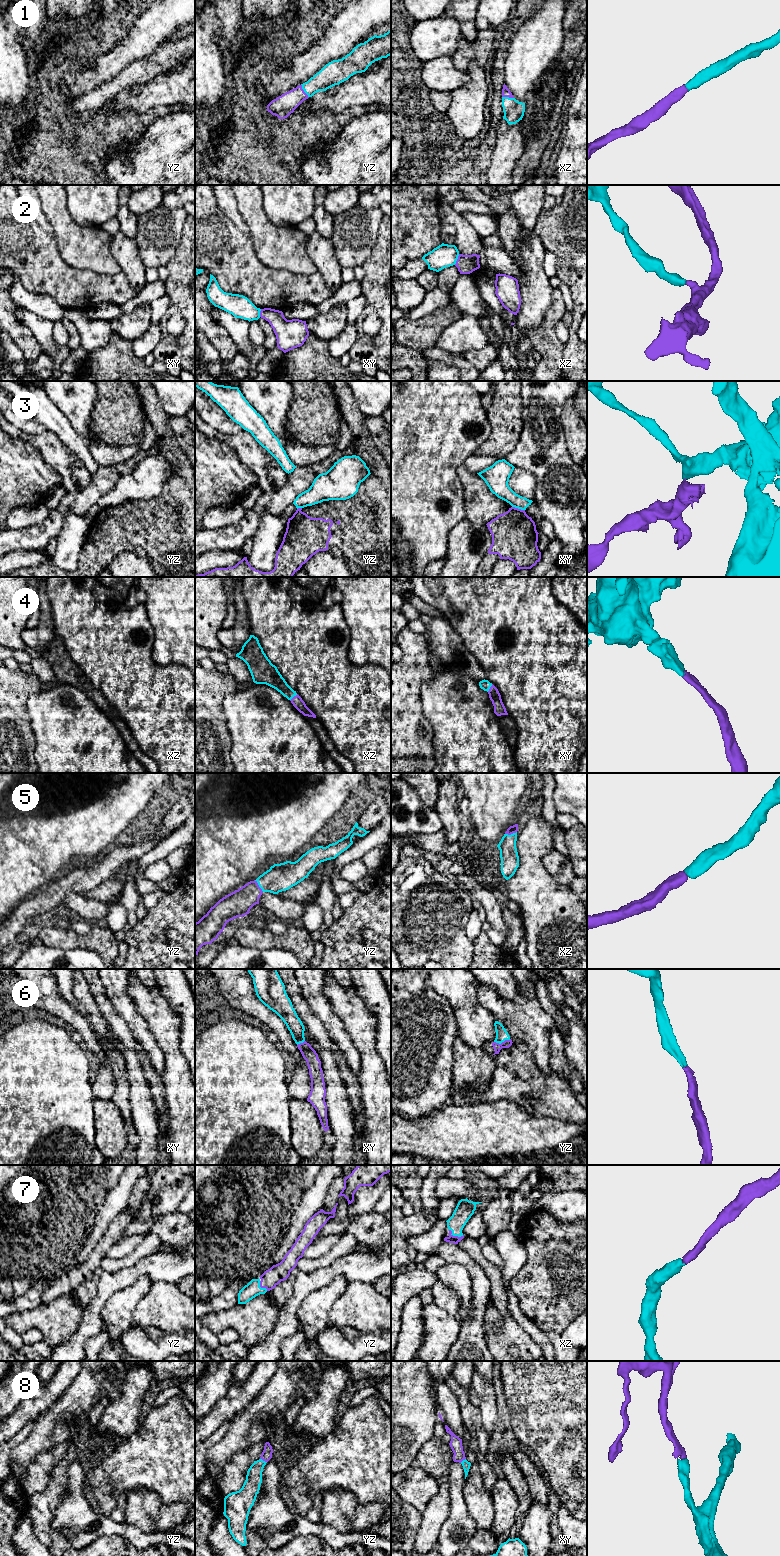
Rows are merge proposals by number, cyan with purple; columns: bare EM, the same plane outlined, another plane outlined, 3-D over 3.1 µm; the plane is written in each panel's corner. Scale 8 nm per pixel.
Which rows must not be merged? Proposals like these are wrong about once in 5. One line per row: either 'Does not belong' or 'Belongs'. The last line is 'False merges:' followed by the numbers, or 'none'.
1: Belongs
2: Does not belong
3: Does not belong
4: Belongs
5: Belongs
6: Belongs
7: Belongs
8: Belongs
False merges: 2, 3

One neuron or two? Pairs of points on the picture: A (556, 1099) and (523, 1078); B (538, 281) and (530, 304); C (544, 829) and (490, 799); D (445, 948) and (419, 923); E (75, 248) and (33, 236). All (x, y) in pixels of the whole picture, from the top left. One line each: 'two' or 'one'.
A: one
B: one
C: two
D: one
E: two

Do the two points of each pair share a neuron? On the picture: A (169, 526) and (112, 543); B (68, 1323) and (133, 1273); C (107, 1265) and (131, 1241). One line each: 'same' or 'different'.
A: same
B: different
C: different

